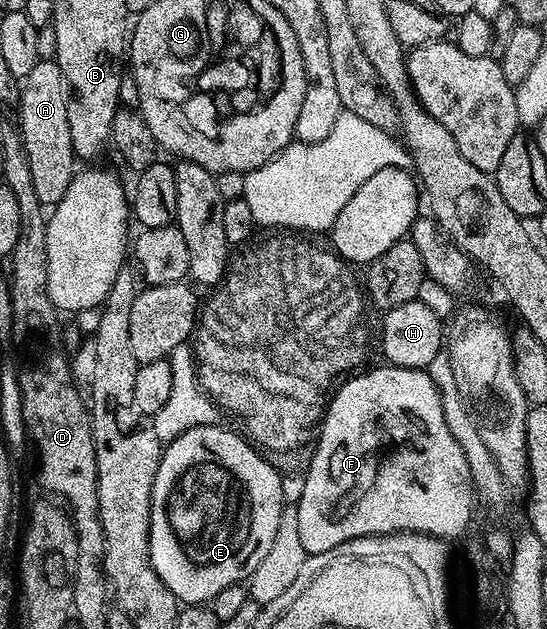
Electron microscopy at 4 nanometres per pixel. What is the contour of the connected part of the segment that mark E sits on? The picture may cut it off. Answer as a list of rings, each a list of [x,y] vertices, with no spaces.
[[[221,424],[198,426],[188,428],[182,435],[176,436],[170,442],[165,443],[160,468],[156,468],[156,480],[150,497],[150,555],[152,556],[152,568],[156,568],[156,576],[164,580],[164,584],[180,600],[186,600],[190,594],[189,586],[223,586],[245,583],[250,573],[264,560],[268,548],[272,548],[272,540],[276,540],[276,528],[280,528],[280,516],[284,509],[281,484],[283,475],[279,474],[277,465],[273,461],[261,458],[263,455],[241,433],[233,434],[225,430]]]

